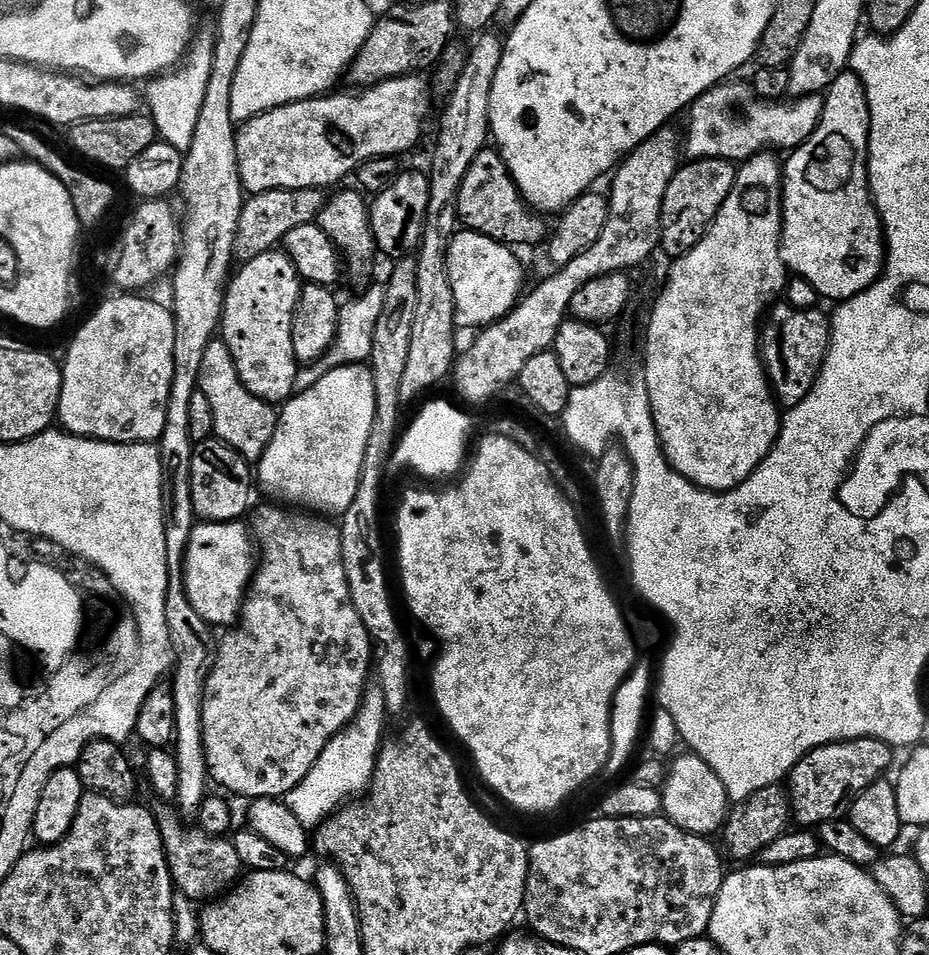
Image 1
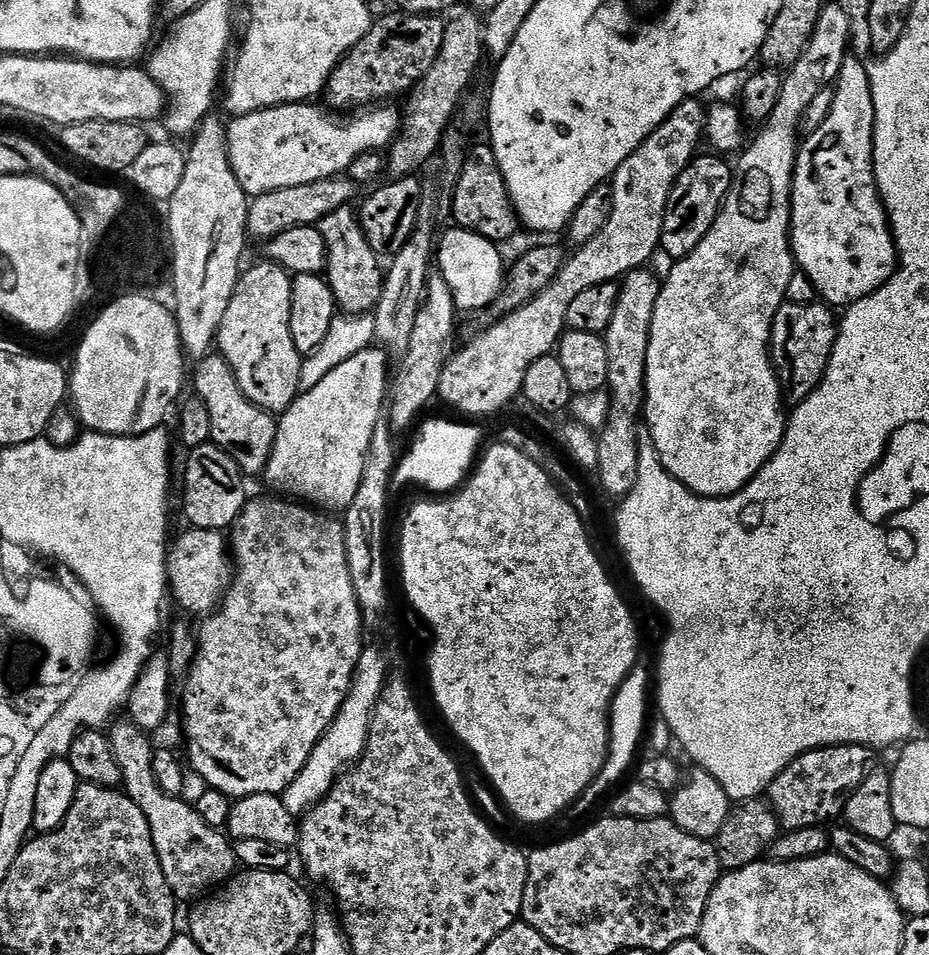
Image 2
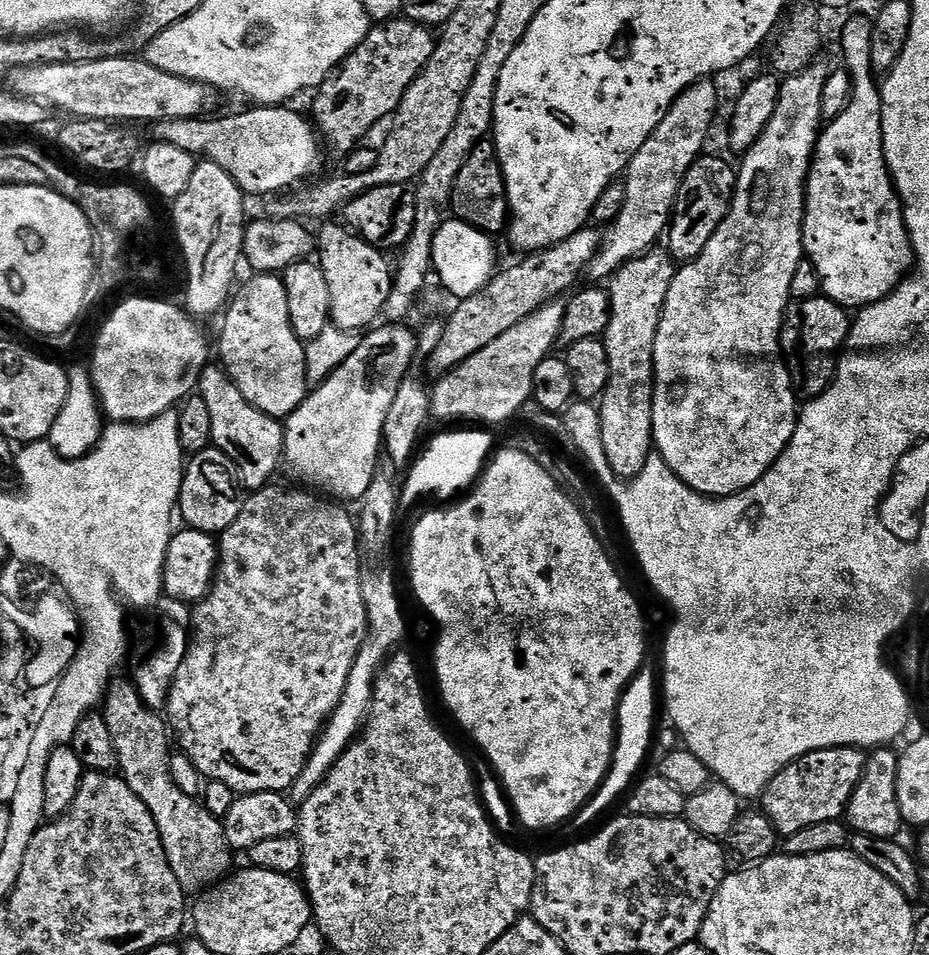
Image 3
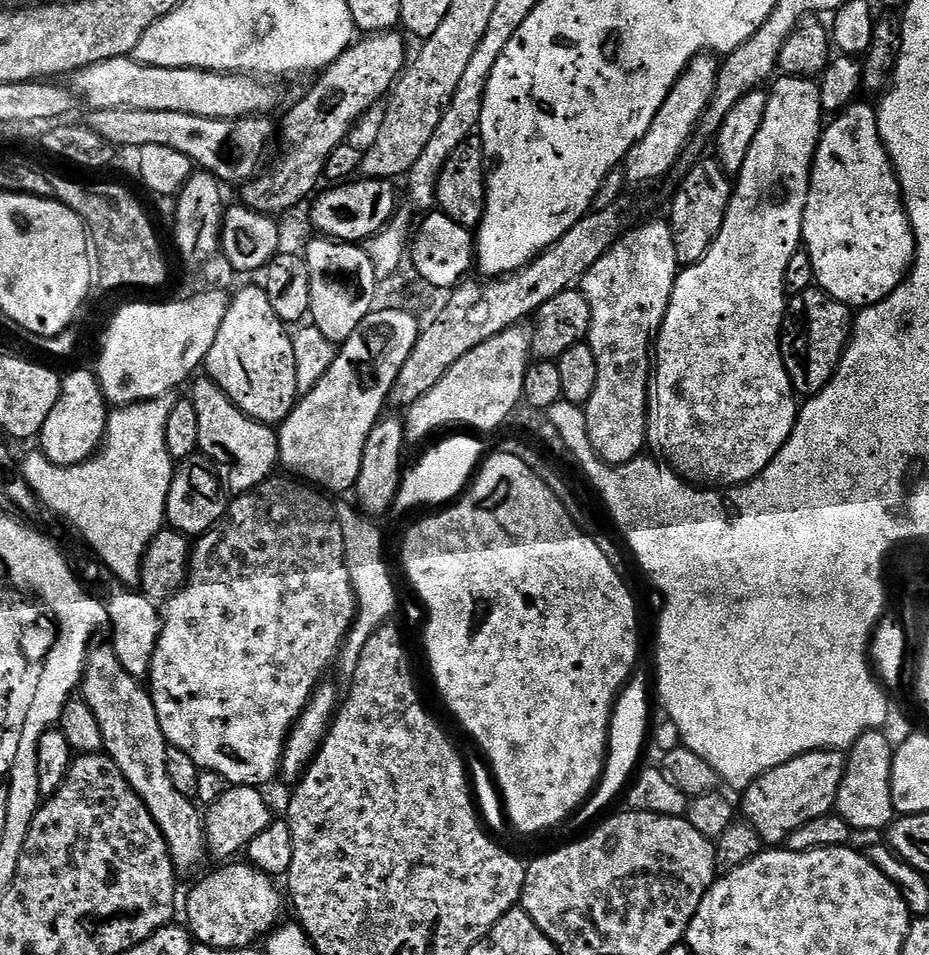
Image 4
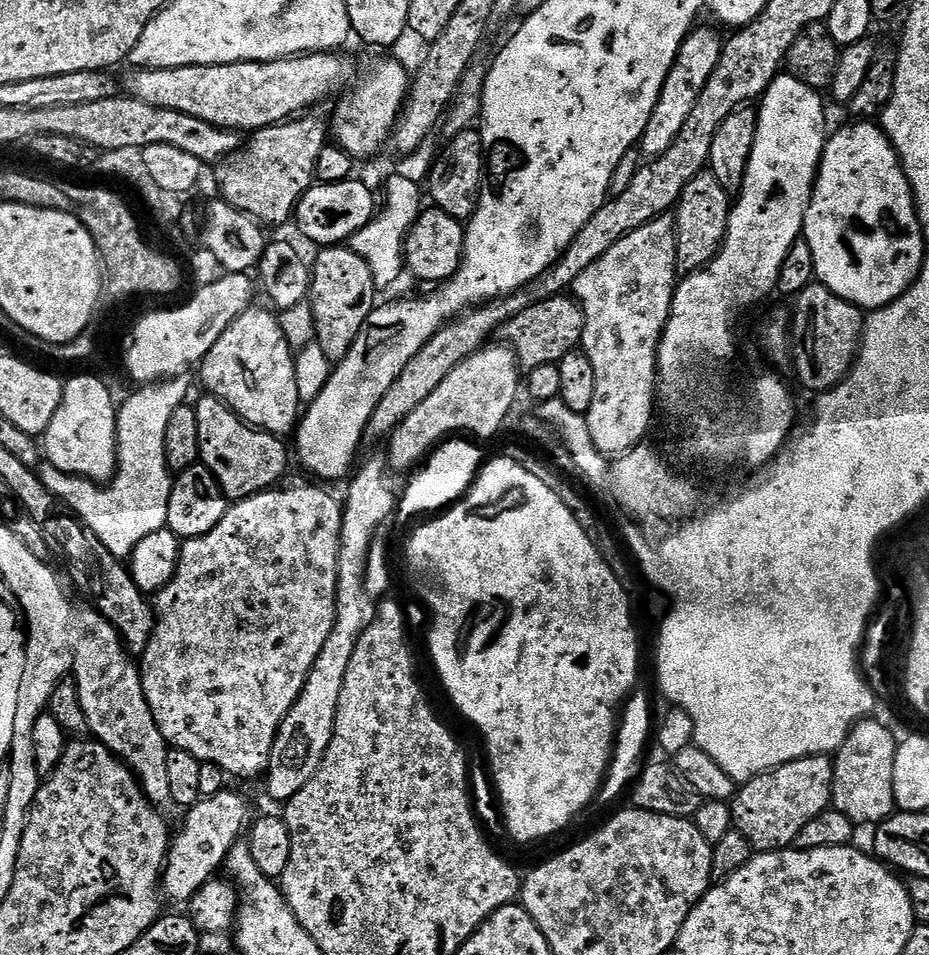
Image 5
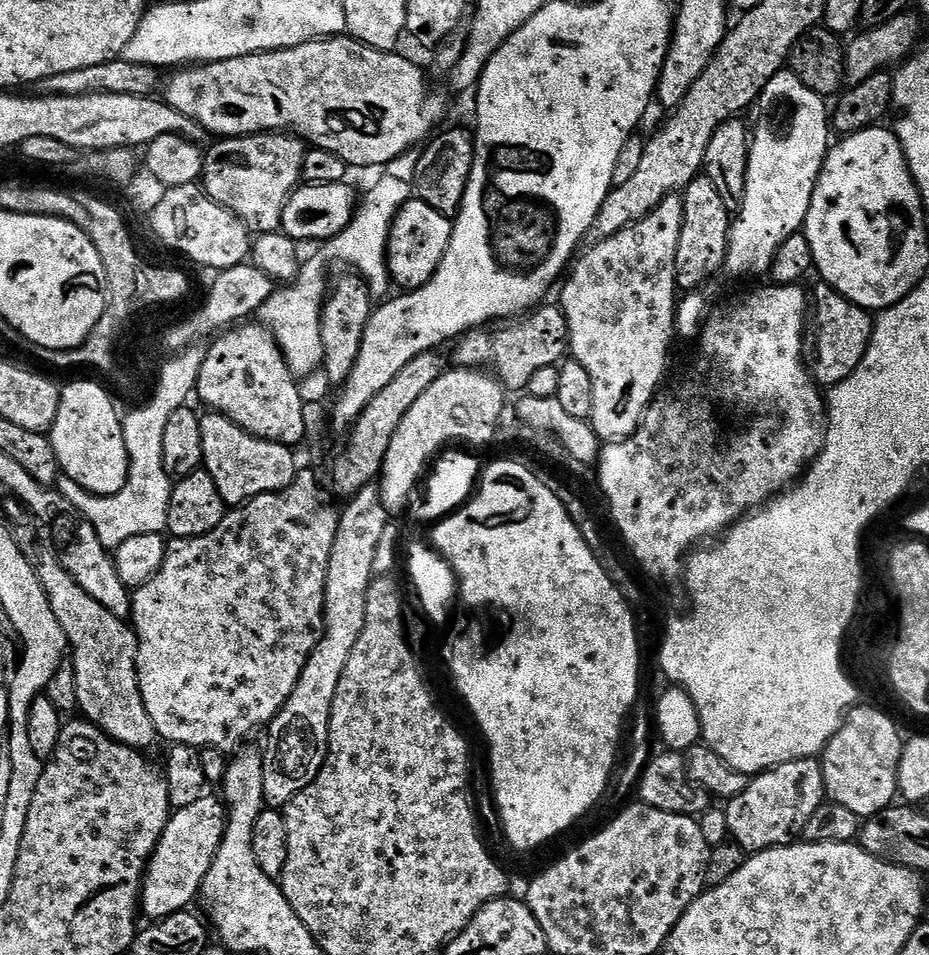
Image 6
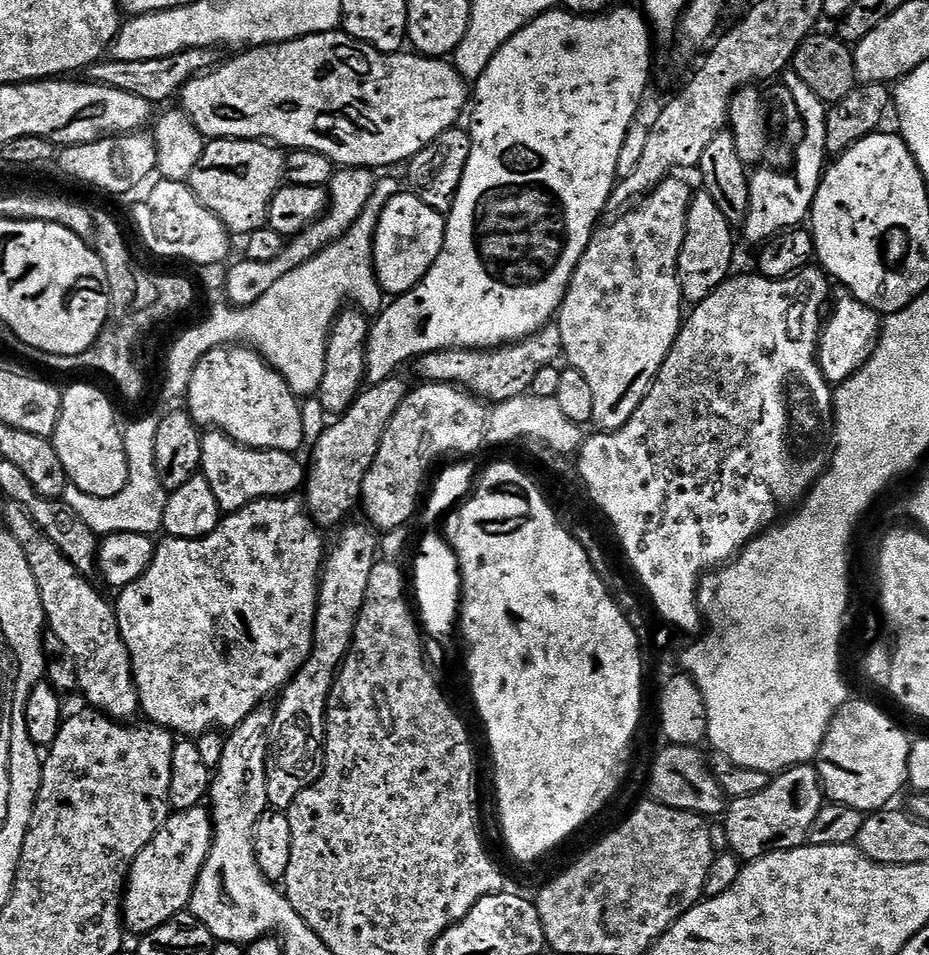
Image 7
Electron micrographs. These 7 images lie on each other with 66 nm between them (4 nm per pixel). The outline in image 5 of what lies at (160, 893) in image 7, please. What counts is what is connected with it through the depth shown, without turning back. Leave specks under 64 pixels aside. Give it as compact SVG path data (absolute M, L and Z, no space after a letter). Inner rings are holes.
M223 790L216 796L206 796L183 813L184 825L180 833L171 837L168 859L160 878L160 891L165 901L187 905L205 883L225 867L228 851L245 835L249 823L248 804L236 792Z

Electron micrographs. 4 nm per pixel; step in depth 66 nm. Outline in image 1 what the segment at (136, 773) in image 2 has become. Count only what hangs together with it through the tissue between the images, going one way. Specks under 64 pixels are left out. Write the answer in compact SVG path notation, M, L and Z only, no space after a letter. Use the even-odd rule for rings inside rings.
M164 806L164 809L158 812L158 823L175 891L179 895L181 892L188 900L202 900L201 902L214 901L224 896L242 876L240 855L238 850L234 850L232 840L207 836L196 826L184 828L185 821L168 808L171 807Z

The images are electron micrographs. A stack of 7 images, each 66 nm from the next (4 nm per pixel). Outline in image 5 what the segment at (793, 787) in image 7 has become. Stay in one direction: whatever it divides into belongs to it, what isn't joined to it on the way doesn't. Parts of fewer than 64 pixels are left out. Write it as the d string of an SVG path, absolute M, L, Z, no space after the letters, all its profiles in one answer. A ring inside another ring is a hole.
M828 754L807 756L743 781L730 801L733 829L743 834L757 853L791 849L805 826L831 805L833 763Z

